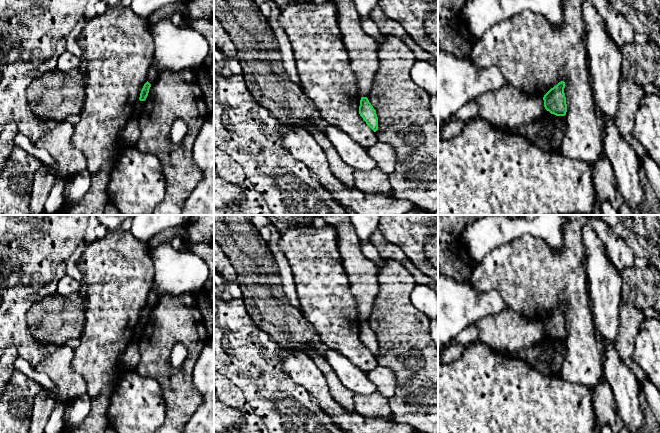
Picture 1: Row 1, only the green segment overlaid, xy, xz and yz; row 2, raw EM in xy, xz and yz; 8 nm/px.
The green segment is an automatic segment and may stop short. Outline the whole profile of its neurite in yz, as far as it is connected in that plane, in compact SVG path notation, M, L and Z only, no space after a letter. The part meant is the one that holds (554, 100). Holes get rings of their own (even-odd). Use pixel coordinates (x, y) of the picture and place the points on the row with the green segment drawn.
M561 81L543 97L545 109L556 116L565 116L567 112L564 88L565 82Z

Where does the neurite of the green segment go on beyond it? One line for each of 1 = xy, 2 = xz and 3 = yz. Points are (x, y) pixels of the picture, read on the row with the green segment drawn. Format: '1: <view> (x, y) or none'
1: none
2: none
3: none

